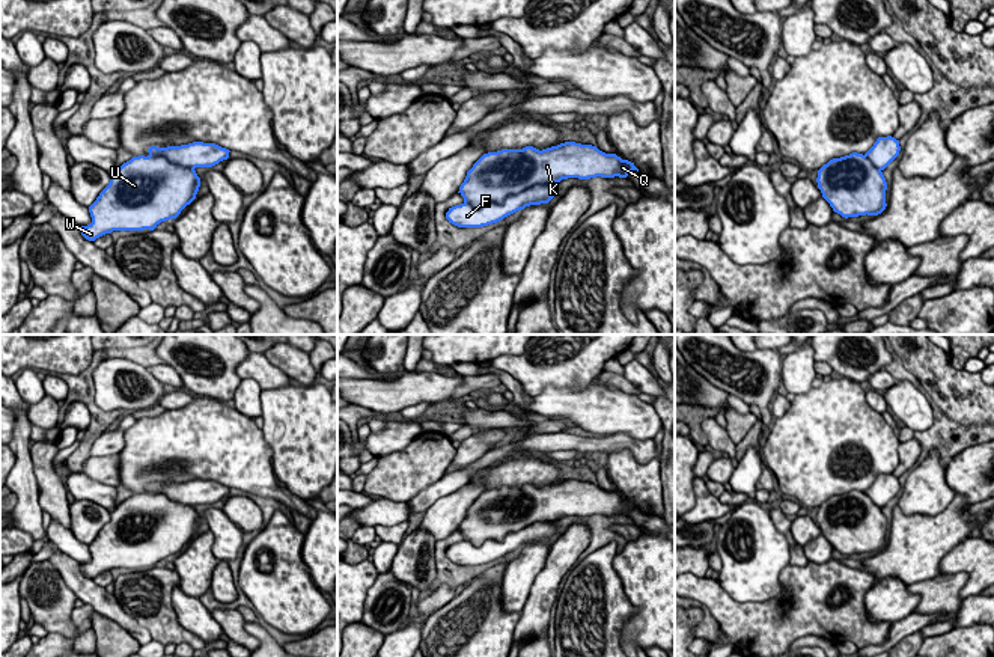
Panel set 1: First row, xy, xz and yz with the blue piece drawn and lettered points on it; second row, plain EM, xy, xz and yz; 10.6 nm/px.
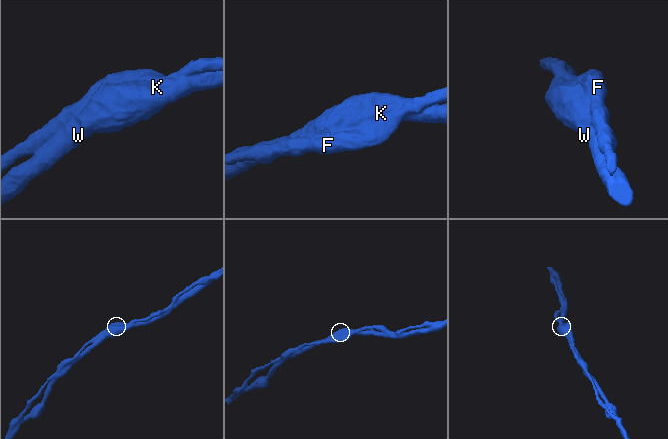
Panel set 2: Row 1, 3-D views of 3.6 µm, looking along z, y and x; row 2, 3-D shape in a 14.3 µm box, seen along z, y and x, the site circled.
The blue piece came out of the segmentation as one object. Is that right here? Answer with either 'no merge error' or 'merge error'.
no merge error

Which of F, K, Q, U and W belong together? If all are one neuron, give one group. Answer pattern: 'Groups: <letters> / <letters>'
Groups: F K Q U W

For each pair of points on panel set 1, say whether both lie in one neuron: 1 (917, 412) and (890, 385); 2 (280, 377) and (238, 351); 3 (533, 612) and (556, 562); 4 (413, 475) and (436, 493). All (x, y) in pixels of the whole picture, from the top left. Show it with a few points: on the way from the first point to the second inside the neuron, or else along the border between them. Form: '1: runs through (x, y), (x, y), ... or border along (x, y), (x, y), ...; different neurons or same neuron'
1: runs through (911, 406), (896, 391); same neuron
2: border along (249, 351), (237, 366), (240, 378); different neurons
3: runs through (541, 600), (551, 574); same neuron
4: border along (445, 475), (405, 502); different neurons

